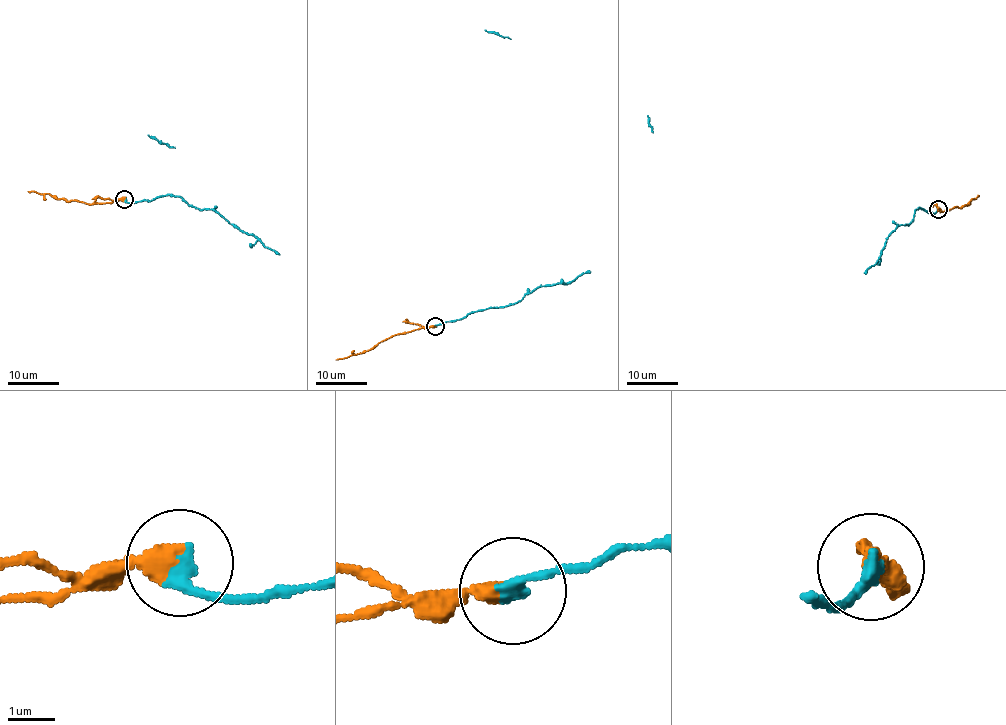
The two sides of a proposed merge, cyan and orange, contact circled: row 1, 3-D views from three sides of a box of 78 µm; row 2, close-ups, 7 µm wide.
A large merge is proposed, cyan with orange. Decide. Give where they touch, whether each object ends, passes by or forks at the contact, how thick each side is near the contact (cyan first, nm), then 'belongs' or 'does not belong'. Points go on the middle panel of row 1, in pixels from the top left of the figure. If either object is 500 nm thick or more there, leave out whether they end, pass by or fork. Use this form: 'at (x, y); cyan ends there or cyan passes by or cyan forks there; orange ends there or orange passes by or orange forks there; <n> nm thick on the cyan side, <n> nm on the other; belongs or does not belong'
at (435, 326); cyan ends there; orange ends there; 360 nm thick on the cyan side, 440 nm on the other; does not belong

